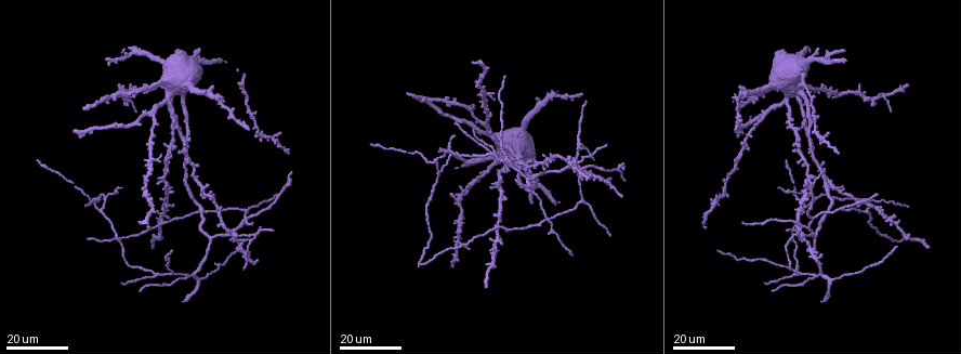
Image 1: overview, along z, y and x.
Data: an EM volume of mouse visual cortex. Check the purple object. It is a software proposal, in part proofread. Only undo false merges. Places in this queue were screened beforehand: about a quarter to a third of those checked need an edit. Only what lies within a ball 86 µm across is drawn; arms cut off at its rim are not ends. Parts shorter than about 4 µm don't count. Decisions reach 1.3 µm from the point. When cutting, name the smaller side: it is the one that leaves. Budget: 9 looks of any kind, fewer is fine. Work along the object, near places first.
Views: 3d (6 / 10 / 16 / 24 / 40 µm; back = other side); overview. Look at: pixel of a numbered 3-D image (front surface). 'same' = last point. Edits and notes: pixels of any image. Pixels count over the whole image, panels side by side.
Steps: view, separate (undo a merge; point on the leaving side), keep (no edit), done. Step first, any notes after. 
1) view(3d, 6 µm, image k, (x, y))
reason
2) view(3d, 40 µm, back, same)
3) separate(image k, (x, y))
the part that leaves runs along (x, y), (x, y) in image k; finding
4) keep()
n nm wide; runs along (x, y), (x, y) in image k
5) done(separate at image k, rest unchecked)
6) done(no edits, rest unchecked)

view(3d, 16 µm, image 1, (882, 94))
four arms meet

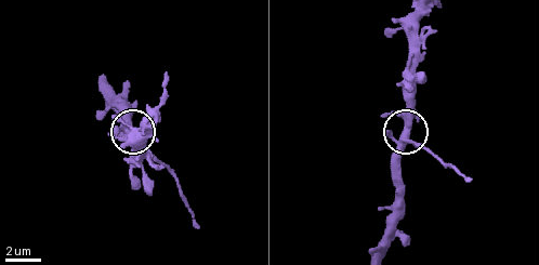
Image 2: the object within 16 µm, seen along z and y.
view(3d, 6 µm, same)
zoom in

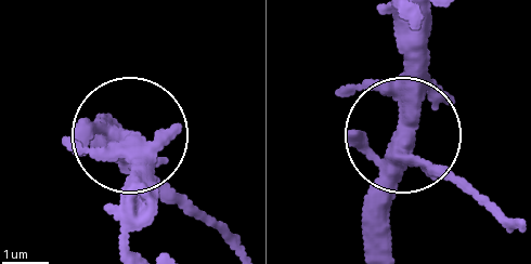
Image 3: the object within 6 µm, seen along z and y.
view(3d, 6 µm, back, same)

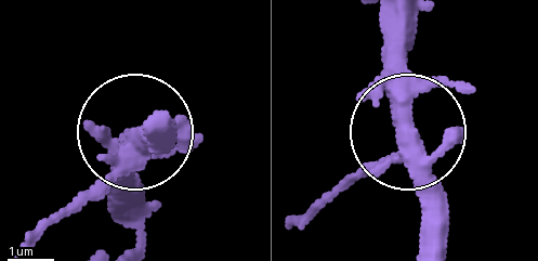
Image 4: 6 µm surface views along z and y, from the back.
separate(image 4, (79, 192))
side arm 7 µm; the part that leaves runs along (136, 160), (106, 171), (36, 242) in image 4; a second cell is stuck on

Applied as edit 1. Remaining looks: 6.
view(3d, 24 µm, image 1, (582, 201))
branch point

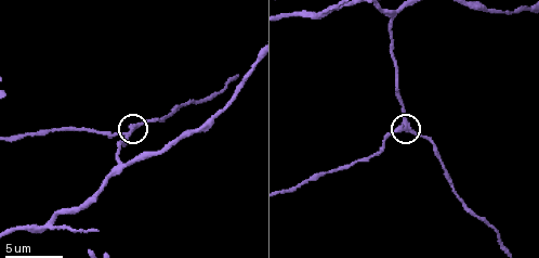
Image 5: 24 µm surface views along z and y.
view(3d, 6 µm, image 5, (403, 128))
zoom in

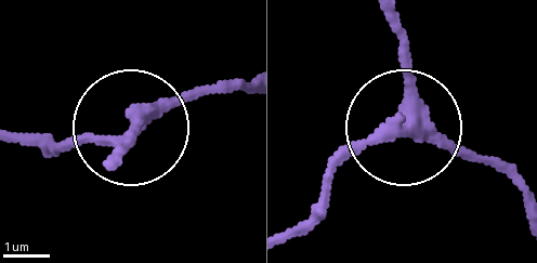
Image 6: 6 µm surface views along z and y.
keep()
3 arms; runs along (109, 165), (129, 142), (129, 118), (152, 122), (218, 88) in image 6; one cell here

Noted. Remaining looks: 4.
view(3d, 16 µm, image 1, (256, 232))
four-way junction

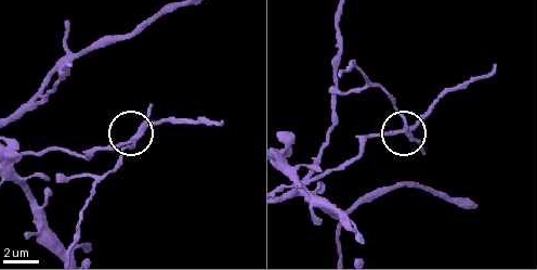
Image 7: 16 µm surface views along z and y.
view(3d, 10 µm, image 7, (405, 121))

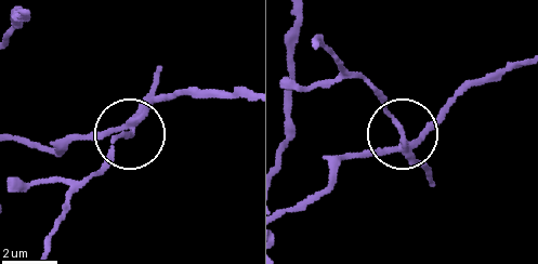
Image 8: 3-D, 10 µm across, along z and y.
separate(image 8, (116, 139))
210 nm wide; the part that leaves runs along (132, 126), (93, 172), (49, 249) in image 8; a second cell is stuck on

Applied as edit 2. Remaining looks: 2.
view(3d, 10 µm, image 5, (324, 12))
three-way junction

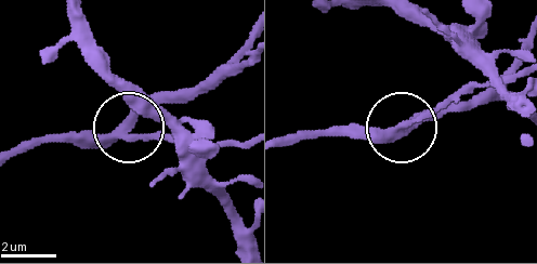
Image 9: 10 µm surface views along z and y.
view(3d, 10 µm, back, image 9, (133, 128))
other side

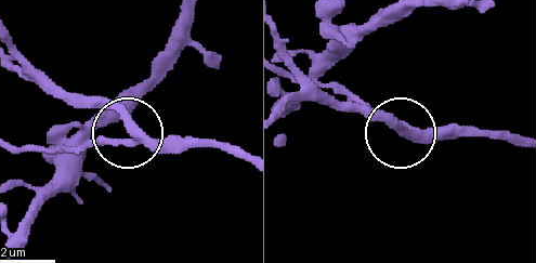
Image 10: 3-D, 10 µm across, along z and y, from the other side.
keep()
side arm 20 µm; runs along (517, 143), (496, 136), (405, 136), (338, 82) in image 10; one cell here

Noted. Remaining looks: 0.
done(separate at image 4, separate at image 8, rest unchecked)

